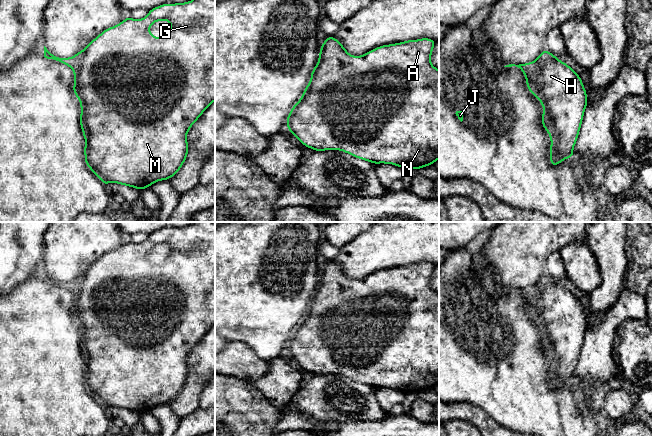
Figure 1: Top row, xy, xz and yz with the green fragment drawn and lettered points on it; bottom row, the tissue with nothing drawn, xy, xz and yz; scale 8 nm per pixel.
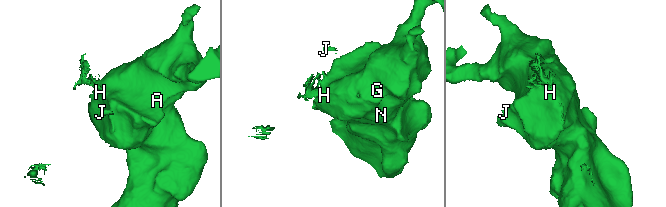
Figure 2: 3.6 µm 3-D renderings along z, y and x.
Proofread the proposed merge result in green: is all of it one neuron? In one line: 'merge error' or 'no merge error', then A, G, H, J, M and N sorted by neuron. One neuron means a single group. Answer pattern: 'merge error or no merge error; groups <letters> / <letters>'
merge error; groups A G H M N / J

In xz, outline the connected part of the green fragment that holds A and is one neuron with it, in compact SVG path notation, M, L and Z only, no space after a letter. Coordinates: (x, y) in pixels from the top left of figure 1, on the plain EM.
M333 260L327 261L321 269L321 281L312 301L310 315L287 347L289 356L293 357L303 369L312 372L314 375L340 374L374 388L393 388L403 393L413 392L418 394L432 389L439 383L439 294L431 288L430 284L435 266L428 262L408 264L374 272L362 280L352 280L346 275L340 265Z

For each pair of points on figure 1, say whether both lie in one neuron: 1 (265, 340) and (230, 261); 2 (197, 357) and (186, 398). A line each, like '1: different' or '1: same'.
1: same
2: same

